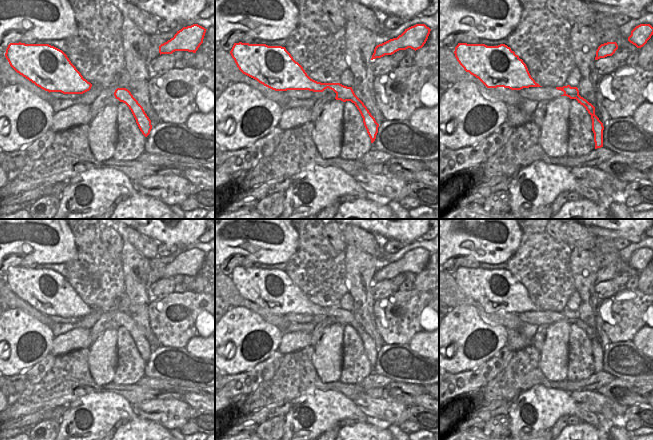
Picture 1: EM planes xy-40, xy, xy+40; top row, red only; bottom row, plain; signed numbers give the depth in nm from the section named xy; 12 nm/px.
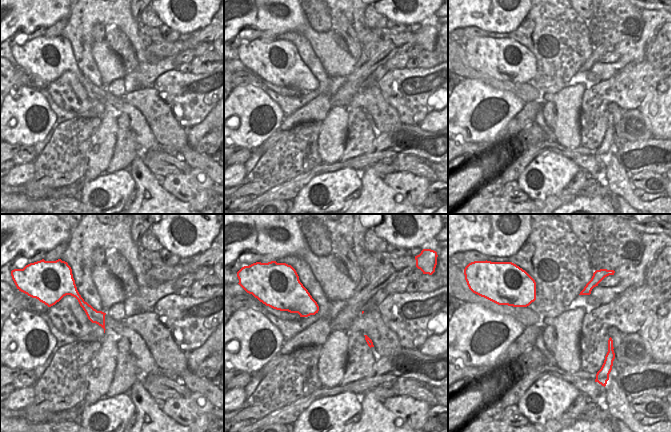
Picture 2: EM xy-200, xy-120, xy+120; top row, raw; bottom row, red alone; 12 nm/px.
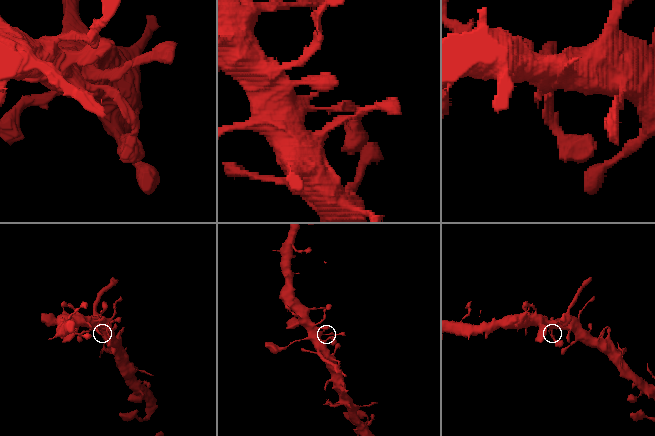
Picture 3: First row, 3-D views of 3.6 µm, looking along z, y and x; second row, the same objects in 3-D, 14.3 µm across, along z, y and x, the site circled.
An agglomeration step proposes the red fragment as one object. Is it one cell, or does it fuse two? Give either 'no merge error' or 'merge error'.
no merge error

